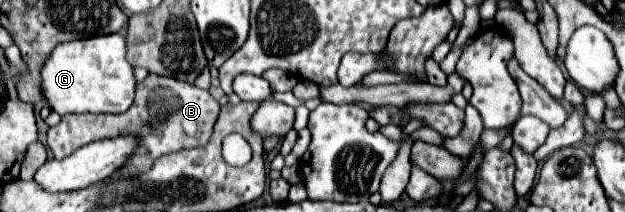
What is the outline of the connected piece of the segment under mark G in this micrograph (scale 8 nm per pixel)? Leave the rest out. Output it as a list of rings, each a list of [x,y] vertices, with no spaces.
[[[123,32],[61,42],[53,48],[41,68],[43,102],[57,114],[121,114],[133,104],[135,78],[133,66],[127,62],[127,42]]]

